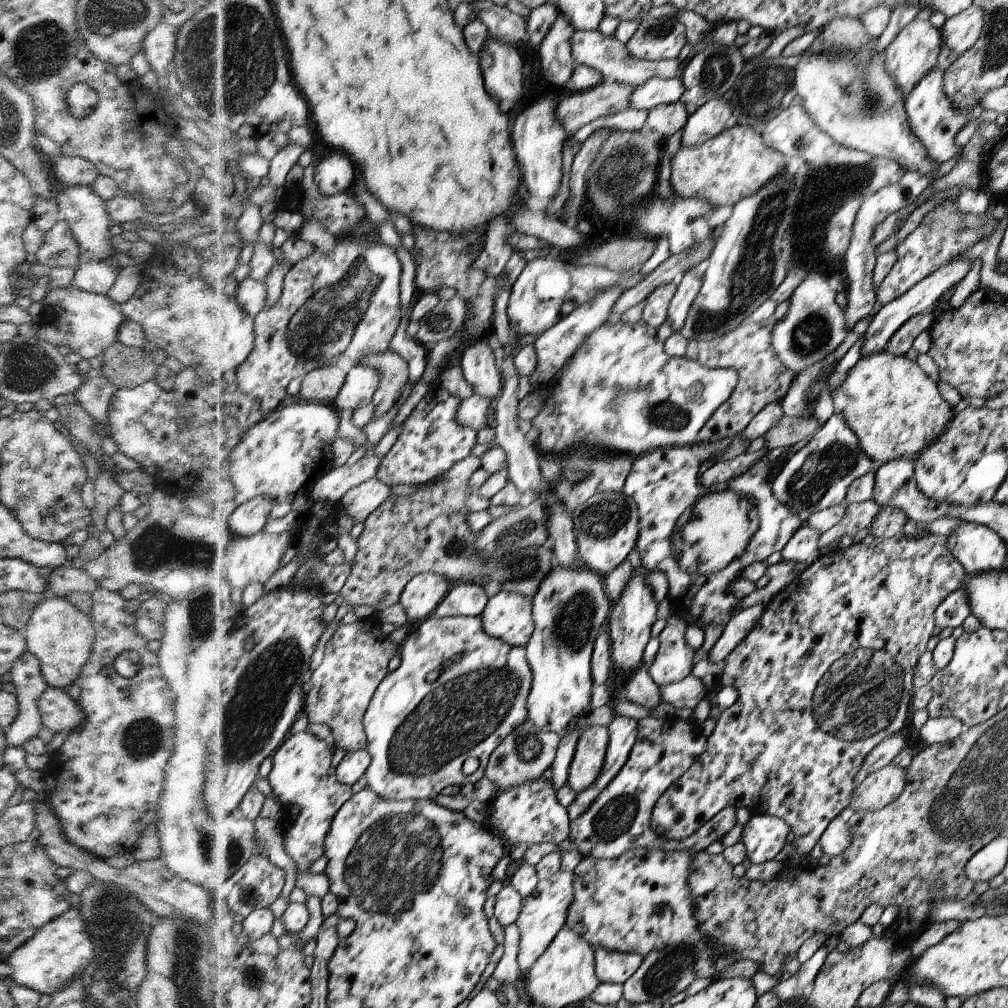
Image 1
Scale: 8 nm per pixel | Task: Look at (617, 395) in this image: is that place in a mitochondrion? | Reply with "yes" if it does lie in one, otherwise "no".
yes

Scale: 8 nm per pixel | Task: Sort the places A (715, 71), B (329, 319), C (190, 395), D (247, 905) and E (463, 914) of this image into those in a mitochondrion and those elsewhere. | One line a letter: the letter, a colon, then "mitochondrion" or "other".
A: mitochondrion
B: mitochondrion
C: other
D: other
E: mitochondrion

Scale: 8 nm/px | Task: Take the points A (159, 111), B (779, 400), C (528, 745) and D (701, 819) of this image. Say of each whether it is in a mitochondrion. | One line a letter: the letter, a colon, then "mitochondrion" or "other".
A: other
B: other
C: mitochondrion
D: other

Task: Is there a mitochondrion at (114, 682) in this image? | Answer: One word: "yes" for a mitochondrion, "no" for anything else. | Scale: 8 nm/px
no

